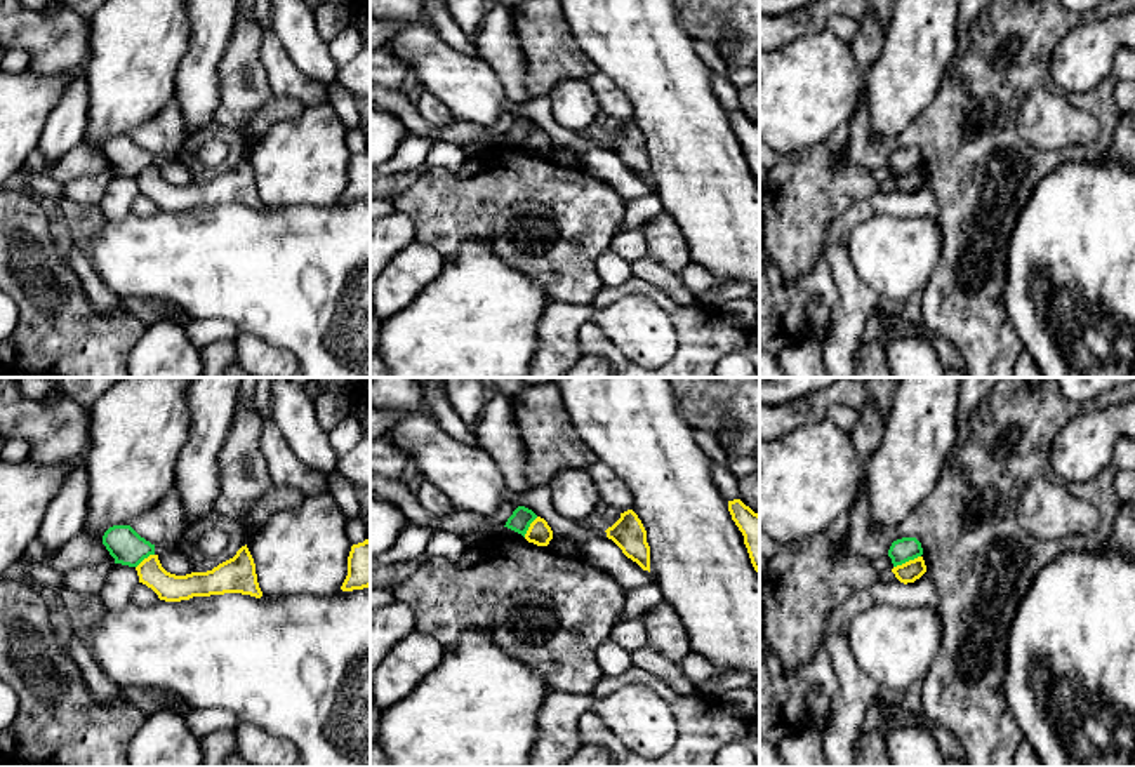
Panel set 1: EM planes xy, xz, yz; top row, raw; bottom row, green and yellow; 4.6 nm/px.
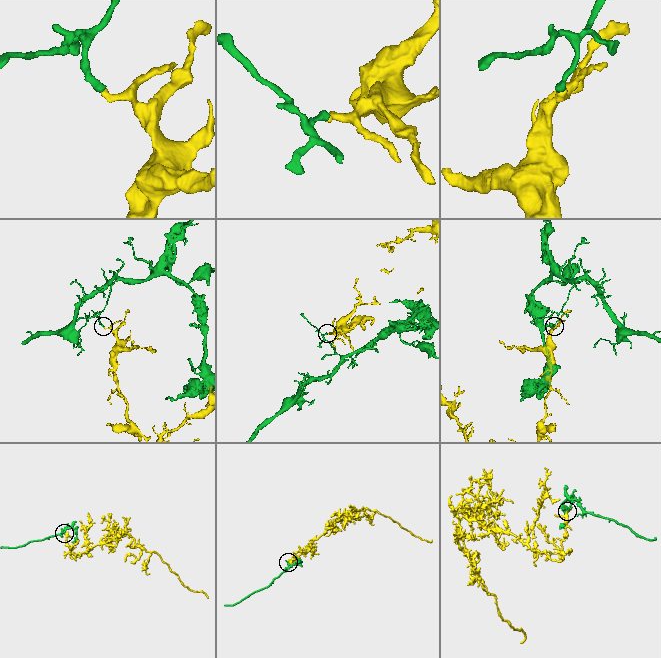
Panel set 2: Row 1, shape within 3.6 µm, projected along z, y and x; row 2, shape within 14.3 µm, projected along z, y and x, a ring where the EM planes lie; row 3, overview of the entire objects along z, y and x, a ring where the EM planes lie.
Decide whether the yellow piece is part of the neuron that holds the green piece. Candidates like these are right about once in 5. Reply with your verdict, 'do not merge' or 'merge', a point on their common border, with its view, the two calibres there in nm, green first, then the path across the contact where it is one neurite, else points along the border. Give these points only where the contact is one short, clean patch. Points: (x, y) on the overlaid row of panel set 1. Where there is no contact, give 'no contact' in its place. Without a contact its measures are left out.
do not merge; meets green in yz at (906, 560); 110 nm thick on the green side, 100 nm on the other; border along yz (920, 555), (894, 567)

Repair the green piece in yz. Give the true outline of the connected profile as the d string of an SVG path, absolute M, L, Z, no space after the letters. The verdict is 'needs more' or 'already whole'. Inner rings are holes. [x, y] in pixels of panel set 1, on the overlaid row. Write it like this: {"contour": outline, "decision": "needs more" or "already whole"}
{"contour": "M902 537L892 543L888 557L893 567L902 565L923 555L921 543L916 537Z", "decision": "already whole"}

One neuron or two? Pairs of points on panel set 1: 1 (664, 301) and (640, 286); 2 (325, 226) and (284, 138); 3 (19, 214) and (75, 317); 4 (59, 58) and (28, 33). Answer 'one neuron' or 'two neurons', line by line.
1: one neuron
2: two neurons
3: one neuron
4: one neuron

